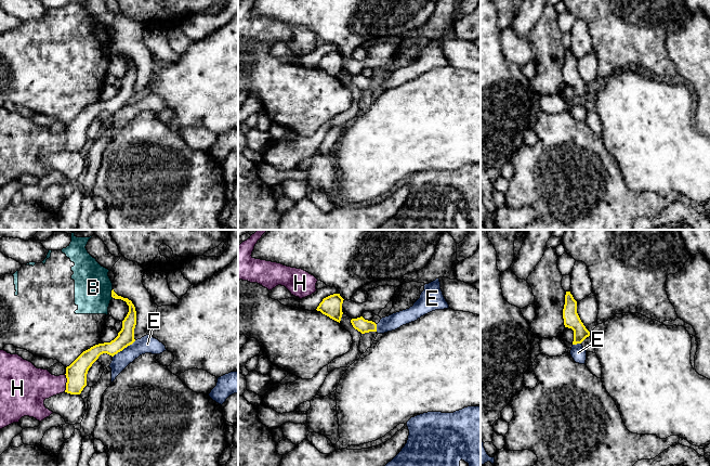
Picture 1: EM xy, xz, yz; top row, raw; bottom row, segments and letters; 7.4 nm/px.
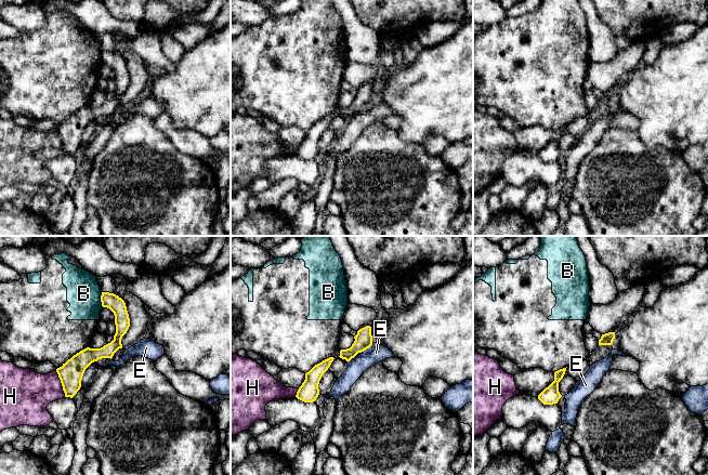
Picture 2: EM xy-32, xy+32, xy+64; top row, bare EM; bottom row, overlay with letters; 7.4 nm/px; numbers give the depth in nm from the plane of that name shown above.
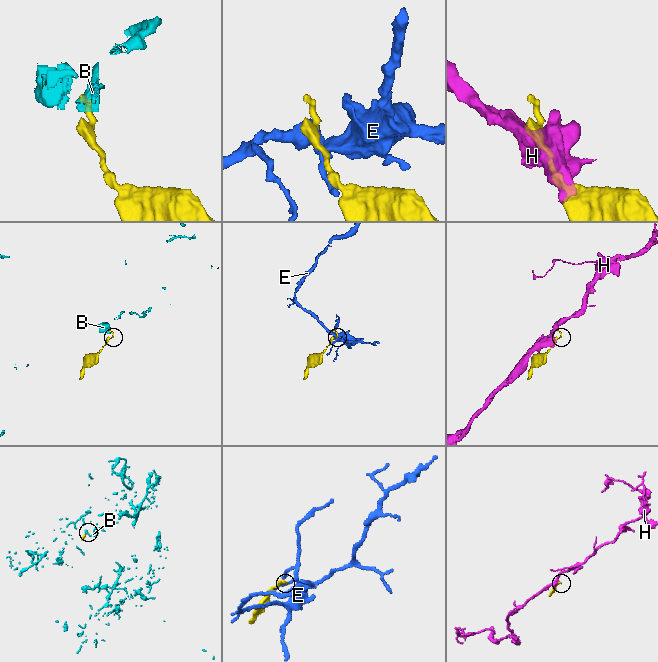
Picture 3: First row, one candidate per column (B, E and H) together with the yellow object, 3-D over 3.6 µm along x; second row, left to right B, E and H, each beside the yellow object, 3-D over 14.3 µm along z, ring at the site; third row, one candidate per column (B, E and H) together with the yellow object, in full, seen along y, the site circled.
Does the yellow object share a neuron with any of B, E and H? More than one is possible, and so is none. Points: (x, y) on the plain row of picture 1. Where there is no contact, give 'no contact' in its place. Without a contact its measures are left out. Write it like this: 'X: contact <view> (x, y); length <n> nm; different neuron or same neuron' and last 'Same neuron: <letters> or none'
B: contact xy (112, 51); length 60 nm; different neuron
E: contact xy (123, 105); length 220 nm; different neuron
H: contact xy (66, 140); length 140 nm; different neuron
Same neuron: none

